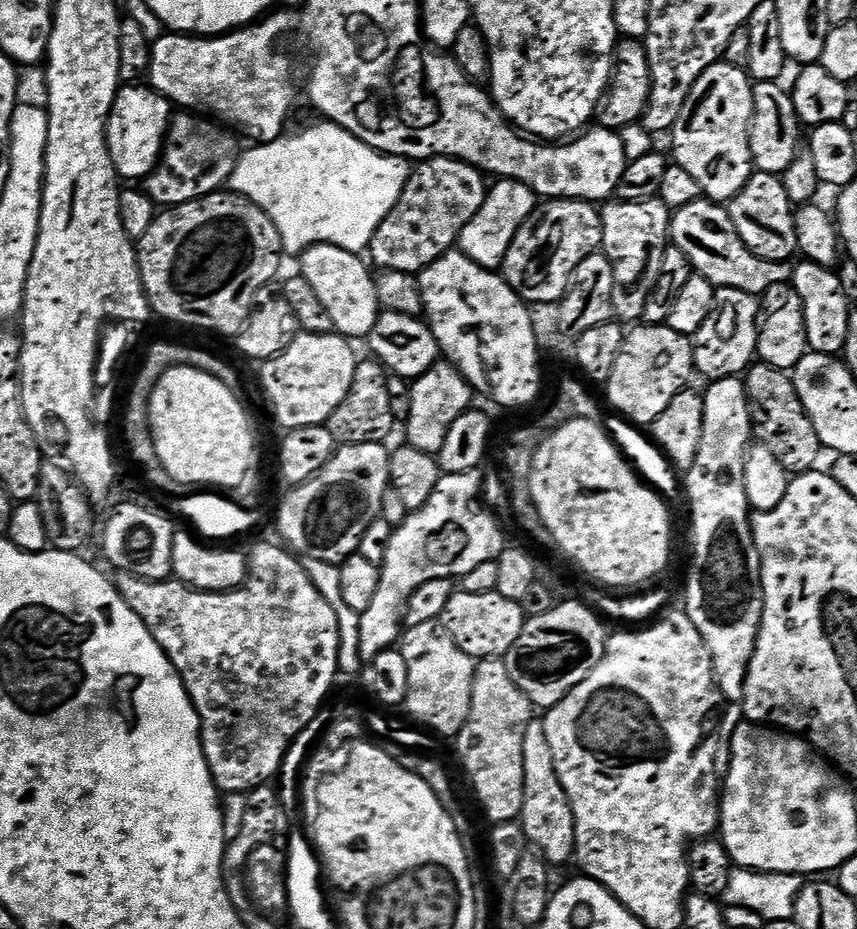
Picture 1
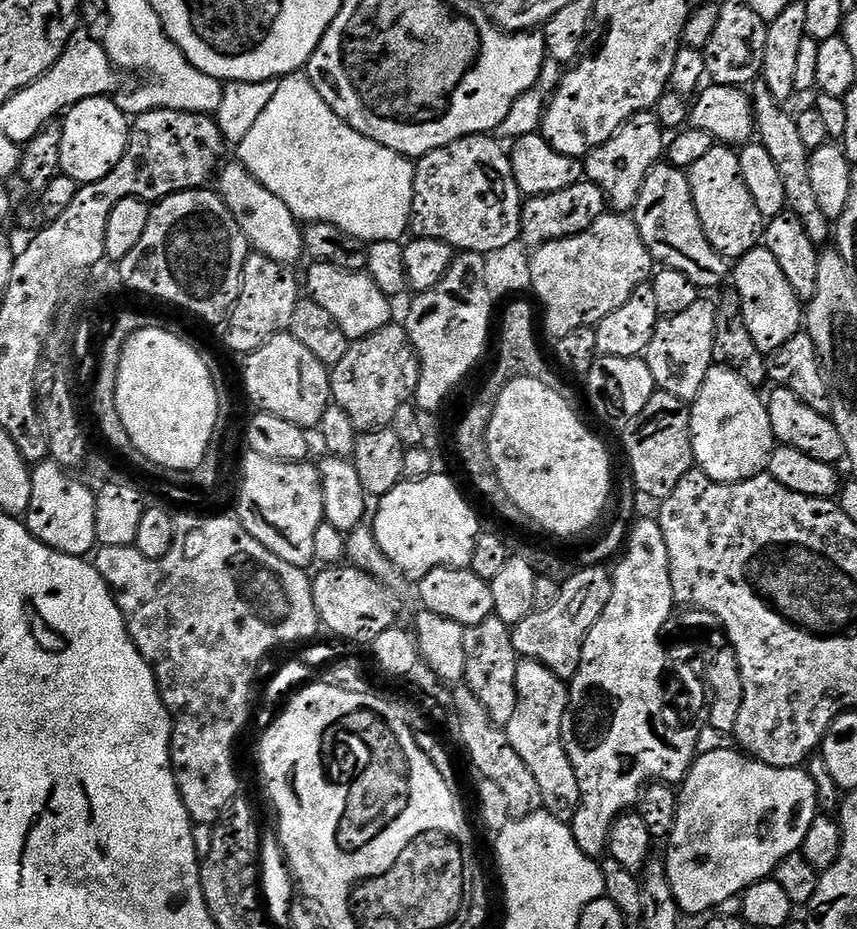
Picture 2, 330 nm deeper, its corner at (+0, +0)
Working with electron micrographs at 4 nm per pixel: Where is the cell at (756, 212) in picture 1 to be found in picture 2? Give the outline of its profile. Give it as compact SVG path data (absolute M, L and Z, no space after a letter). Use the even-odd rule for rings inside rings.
M717 146L705 154L688 172L690 190L694 194L694 206L706 230L706 238L725 260L735 262L763 241L766 221L758 214L758 206L746 188L737 149L732 146Z

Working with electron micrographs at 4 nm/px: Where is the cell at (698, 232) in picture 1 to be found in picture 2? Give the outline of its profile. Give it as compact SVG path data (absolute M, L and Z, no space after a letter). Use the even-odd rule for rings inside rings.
M661 162L656 165L654 170L650 170L650 174L646 178L646 186L642 186L640 197L634 209L634 219L642 238L646 242L648 252L657 265L673 268L686 274L686 278L690 278L702 290L716 287L719 289L721 287L719 284L727 276L729 279L729 261L725 260L722 254L718 254L718 250L714 250L714 246L710 244L710 238L706 238L706 230L702 228L698 210L694 206L694 194L690 190L688 172L685 169Z

